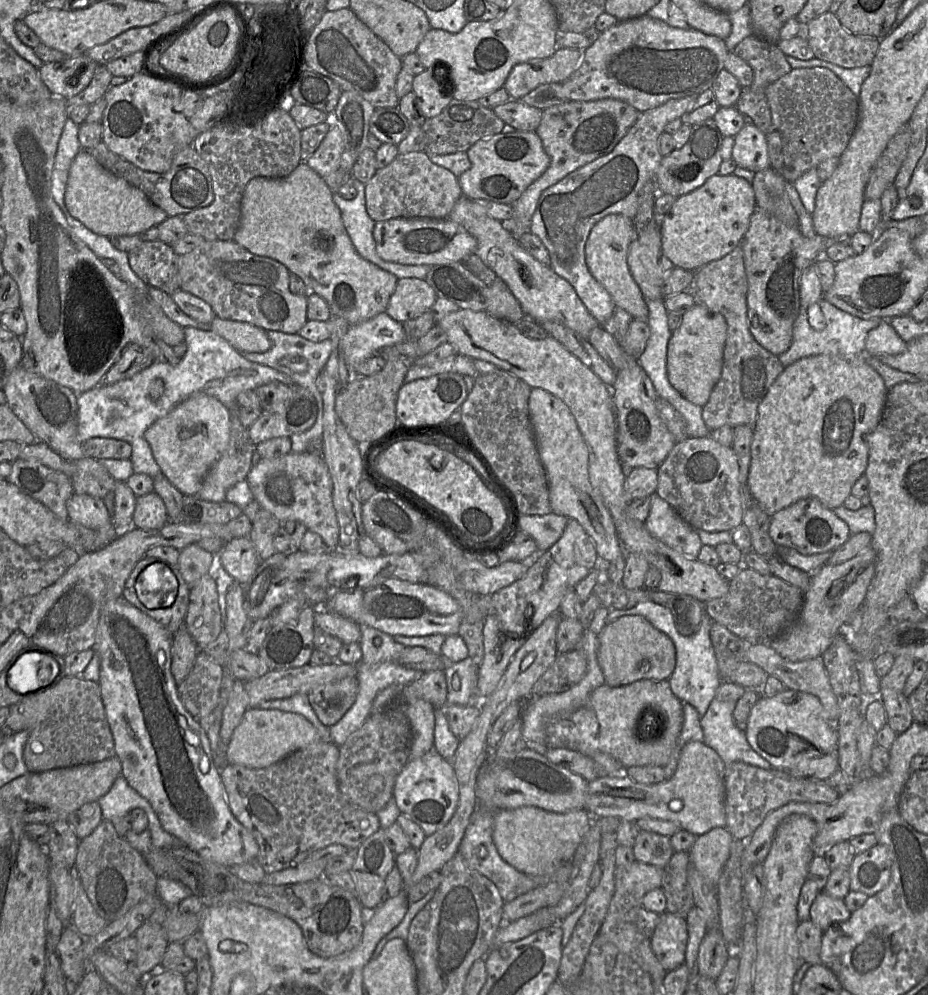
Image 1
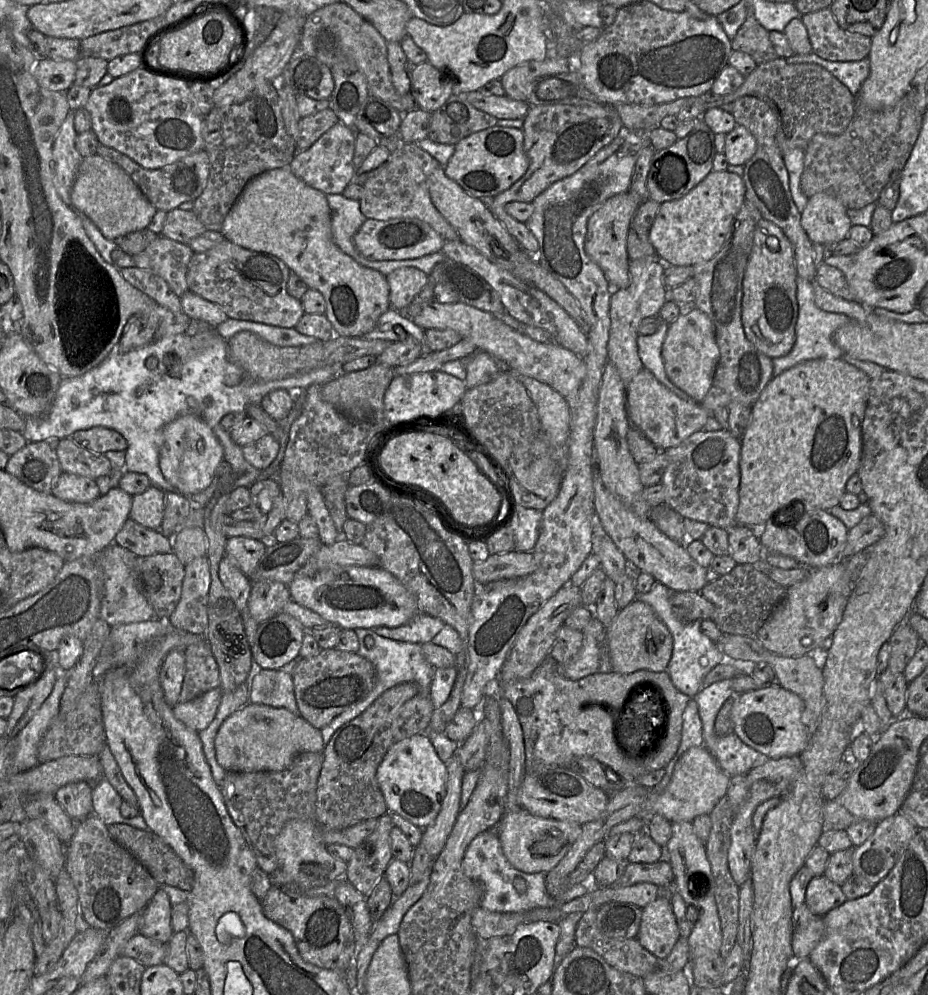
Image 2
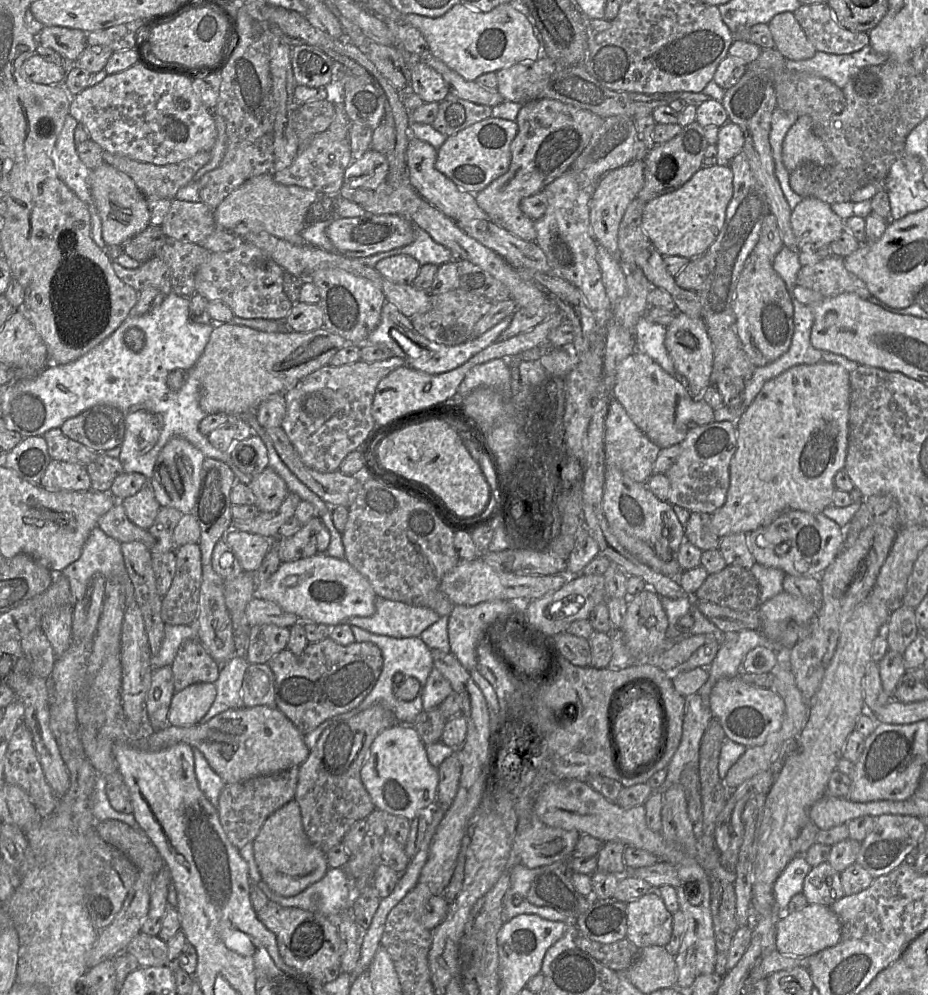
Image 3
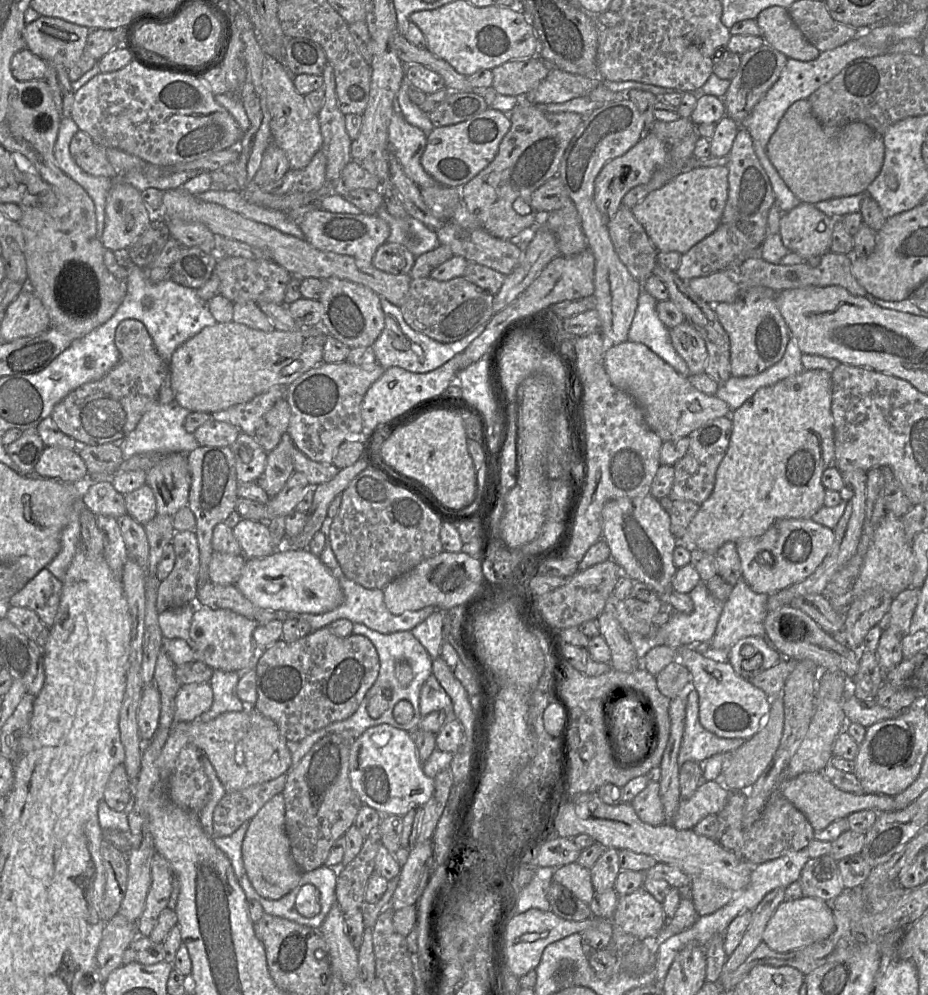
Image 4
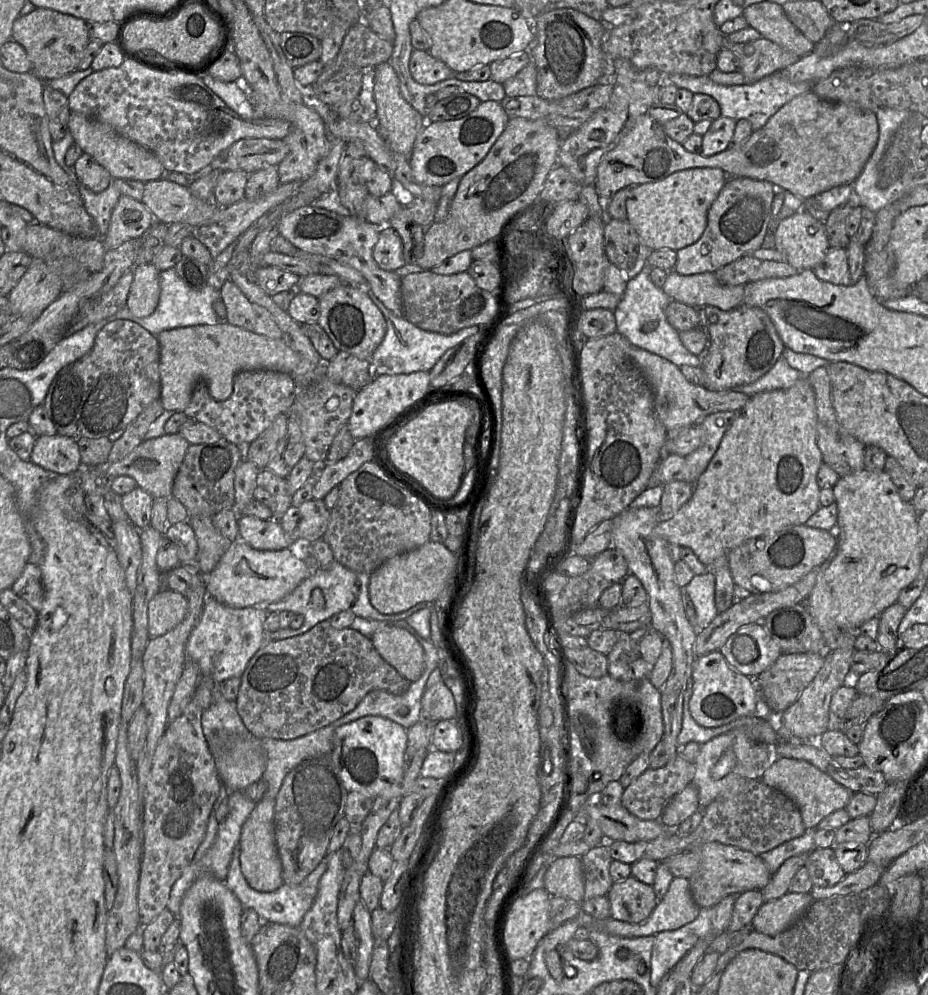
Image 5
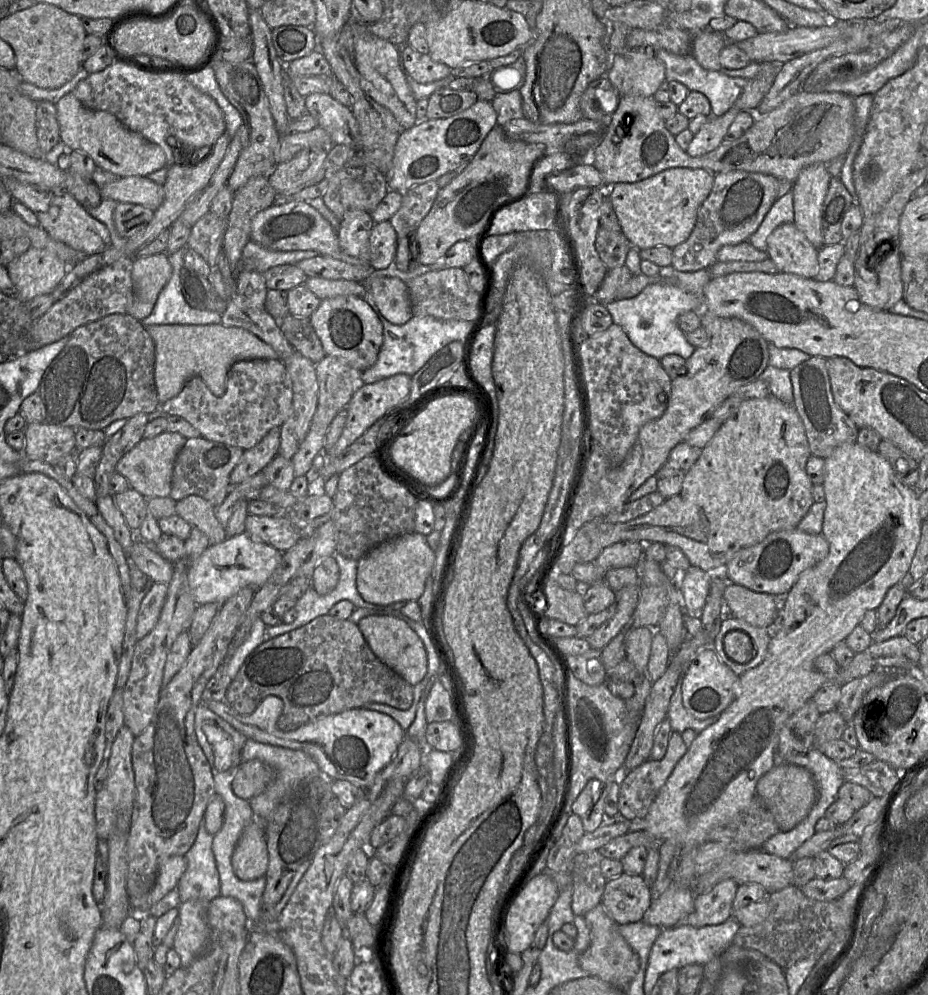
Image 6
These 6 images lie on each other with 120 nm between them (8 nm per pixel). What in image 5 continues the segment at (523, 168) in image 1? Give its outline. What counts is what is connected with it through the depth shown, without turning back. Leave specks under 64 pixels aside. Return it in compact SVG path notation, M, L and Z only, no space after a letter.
M481 101L468 115L456 120L431 122L423 117L423 129L418 134L408 159L415 180L422 185L440 186L460 179L488 153L503 132L509 117L498 101Z

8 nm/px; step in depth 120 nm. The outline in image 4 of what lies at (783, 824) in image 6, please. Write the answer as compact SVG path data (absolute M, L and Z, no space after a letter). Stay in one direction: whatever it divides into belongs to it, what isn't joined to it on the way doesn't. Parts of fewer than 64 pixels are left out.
M806 772L782 782L777 790L784 798L800 810L808 819L814 831L820 831L840 818L862 810L878 813L894 811L894 796L885 794L852 794L836 788L822 772Z

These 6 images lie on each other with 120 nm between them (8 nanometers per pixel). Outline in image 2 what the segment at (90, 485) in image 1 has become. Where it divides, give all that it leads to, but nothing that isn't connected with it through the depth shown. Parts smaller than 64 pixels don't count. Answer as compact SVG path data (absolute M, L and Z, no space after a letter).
M70 438L59 439L54 446L63 472L95 480L112 469L111 462L104 454L87 450Z

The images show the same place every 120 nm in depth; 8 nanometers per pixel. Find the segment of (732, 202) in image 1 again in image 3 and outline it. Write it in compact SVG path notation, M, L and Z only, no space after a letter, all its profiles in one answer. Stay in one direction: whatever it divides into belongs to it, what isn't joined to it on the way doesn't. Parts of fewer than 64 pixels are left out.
M727 164L702 166L679 188L646 202L642 227L663 256L687 259L703 256L719 235L733 196L733 172Z

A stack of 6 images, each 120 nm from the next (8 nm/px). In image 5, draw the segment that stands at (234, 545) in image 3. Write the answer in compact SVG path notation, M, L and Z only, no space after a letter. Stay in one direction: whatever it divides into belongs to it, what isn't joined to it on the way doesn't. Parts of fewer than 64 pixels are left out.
M251 515L238 516L239 539L256 550L289 548L291 538L275 519L263 520Z

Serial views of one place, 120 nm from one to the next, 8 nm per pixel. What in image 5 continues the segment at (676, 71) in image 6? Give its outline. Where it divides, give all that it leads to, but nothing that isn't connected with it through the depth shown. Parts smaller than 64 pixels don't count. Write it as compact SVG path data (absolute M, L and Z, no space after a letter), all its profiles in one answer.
M776 72L754 83L742 85L722 85L710 79L709 76L690 76L671 74L664 76L664 82L670 82L678 88L684 88L692 93L703 93L713 97L719 104L721 115L734 120L747 119L752 130L762 128L772 115L794 97L811 91L812 85L808 82L793 82L783 73Z

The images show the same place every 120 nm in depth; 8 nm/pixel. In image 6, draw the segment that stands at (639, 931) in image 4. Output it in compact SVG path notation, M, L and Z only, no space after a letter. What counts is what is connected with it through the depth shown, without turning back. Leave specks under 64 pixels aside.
M625 872L607 880L601 899L601 904L618 925L642 921L651 903L650 887L642 875Z

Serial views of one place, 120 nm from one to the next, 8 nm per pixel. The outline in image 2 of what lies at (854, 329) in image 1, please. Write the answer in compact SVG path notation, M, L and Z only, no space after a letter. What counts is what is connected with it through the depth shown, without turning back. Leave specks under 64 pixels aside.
M797 277L798 317L796 322L796 340L792 349L784 356L772 358L773 376L807 360L819 358L842 358L844 353L833 342L832 335L851 320L845 314L826 312L818 308L814 301L813 282Z

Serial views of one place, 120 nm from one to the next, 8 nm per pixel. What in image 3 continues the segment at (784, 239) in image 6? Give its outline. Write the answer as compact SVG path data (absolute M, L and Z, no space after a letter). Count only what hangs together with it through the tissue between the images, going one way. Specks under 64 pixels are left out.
M803 198L791 212L791 227L799 251L814 251L829 245L845 229L831 205L817 198Z

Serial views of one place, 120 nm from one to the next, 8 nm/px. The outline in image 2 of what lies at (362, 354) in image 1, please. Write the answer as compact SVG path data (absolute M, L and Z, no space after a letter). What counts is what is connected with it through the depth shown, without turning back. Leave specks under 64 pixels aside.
M390 307L379 317L374 329L362 337L366 340L390 342L401 342L407 338L414 338L424 345L425 330L406 318L402 312Z

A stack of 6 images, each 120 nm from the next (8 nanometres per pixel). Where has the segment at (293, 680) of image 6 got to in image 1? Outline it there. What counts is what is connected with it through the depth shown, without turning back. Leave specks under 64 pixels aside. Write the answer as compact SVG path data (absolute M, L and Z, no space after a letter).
M348 677L318 687L307 697L322 724L331 727L351 708L357 693L357 677Z

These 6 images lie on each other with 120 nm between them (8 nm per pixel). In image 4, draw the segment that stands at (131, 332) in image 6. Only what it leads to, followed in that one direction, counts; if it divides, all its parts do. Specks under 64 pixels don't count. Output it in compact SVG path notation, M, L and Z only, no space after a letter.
M138 320L122 321L115 332L115 345L119 351L117 364L101 379L87 382L71 391L52 410L51 418L61 432L73 438L79 445L119 443L132 432L145 410L157 400L161 385L168 374L168 364L158 354L146 327Z

